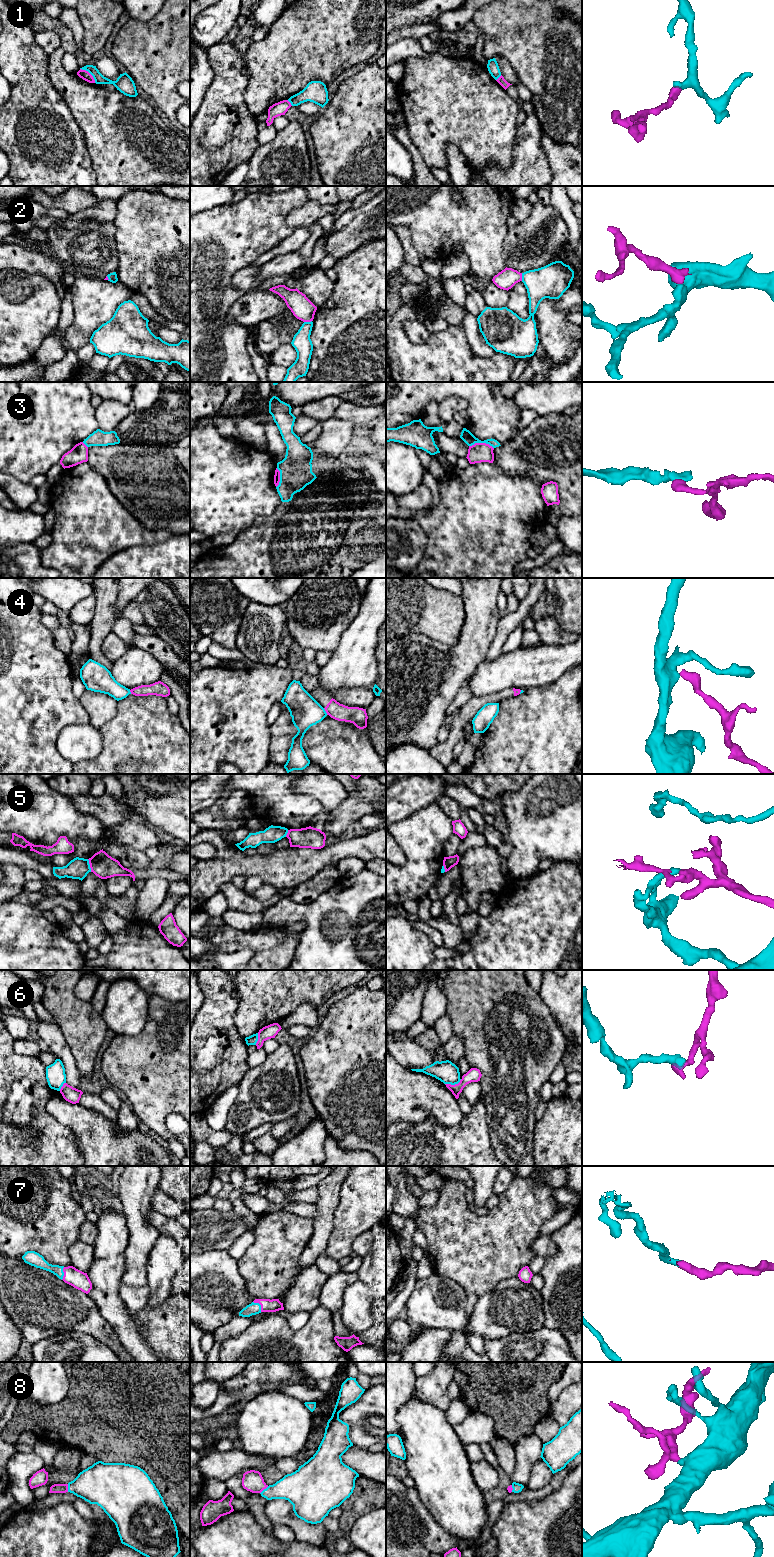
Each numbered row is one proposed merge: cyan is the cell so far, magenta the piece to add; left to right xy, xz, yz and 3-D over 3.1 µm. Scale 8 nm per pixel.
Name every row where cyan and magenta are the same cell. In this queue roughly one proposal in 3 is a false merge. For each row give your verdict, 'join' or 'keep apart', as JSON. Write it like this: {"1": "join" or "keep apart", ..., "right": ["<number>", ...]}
{"1": "keep apart", "2": "keep apart", "3": "keep apart", "4": "keep apart", "5": "keep apart", "6": "keep apart", "7": "join", "8": "join", "right": ["7", "8"]}

